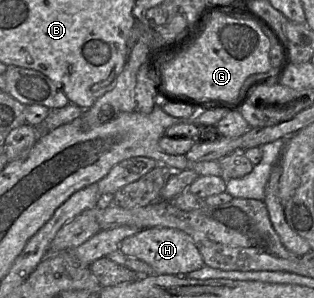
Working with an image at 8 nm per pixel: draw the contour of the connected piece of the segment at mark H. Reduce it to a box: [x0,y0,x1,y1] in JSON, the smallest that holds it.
[119,227,205,275]

